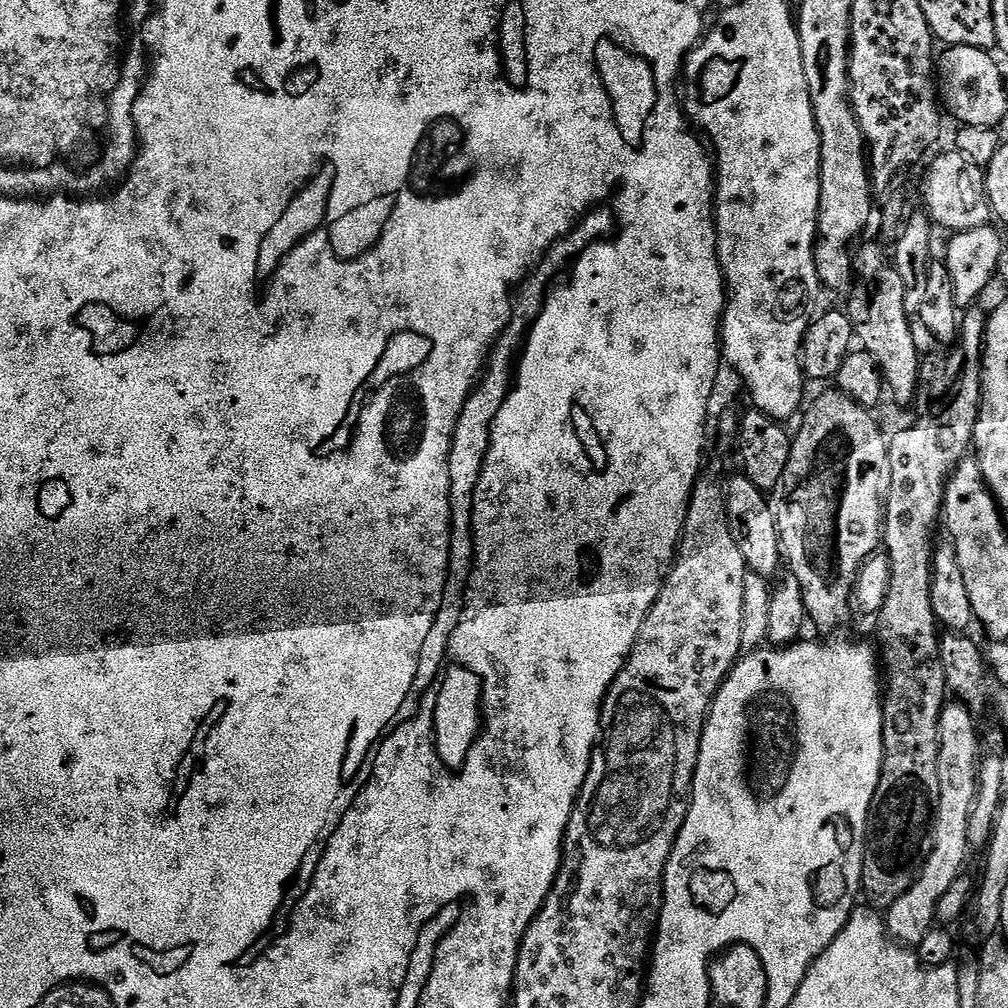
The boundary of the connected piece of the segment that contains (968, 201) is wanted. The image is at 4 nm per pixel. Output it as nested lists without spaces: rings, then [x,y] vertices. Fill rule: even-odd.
[[[950,150],[940,155],[928,170],[924,180],[925,211],[937,227],[951,233],[983,228],[992,218],[984,187],[985,171],[957,150]],[[954,188],[960,188],[958,196],[954,196]]]

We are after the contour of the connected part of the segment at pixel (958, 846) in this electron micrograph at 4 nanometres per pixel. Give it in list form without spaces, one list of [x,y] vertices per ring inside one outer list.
[[[959,702],[945,703],[940,719],[940,749],[938,750],[938,786],[940,787],[940,797],[936,803],[936,814],[932,831],[930,833],[930,847],[928,856],[924,860],[920,873],[916,875],[916,881],[886,909],[886,923],[888,925],[888,935],[898,944],[905,946],[915,946],[926,938],[926,934],[937,923],[936,911],[938,910],[938,901],[942,894],[954,886],[954,882],[965,871],[964,863],[968,860],[970,849],[968,839],[966,838],[966,826],[970,826],[970,810],[976,801],[976,783],[980,773],[980,762],[982,759],[982,736],[976,733],[976,720],[973,709],[968,705]]]

